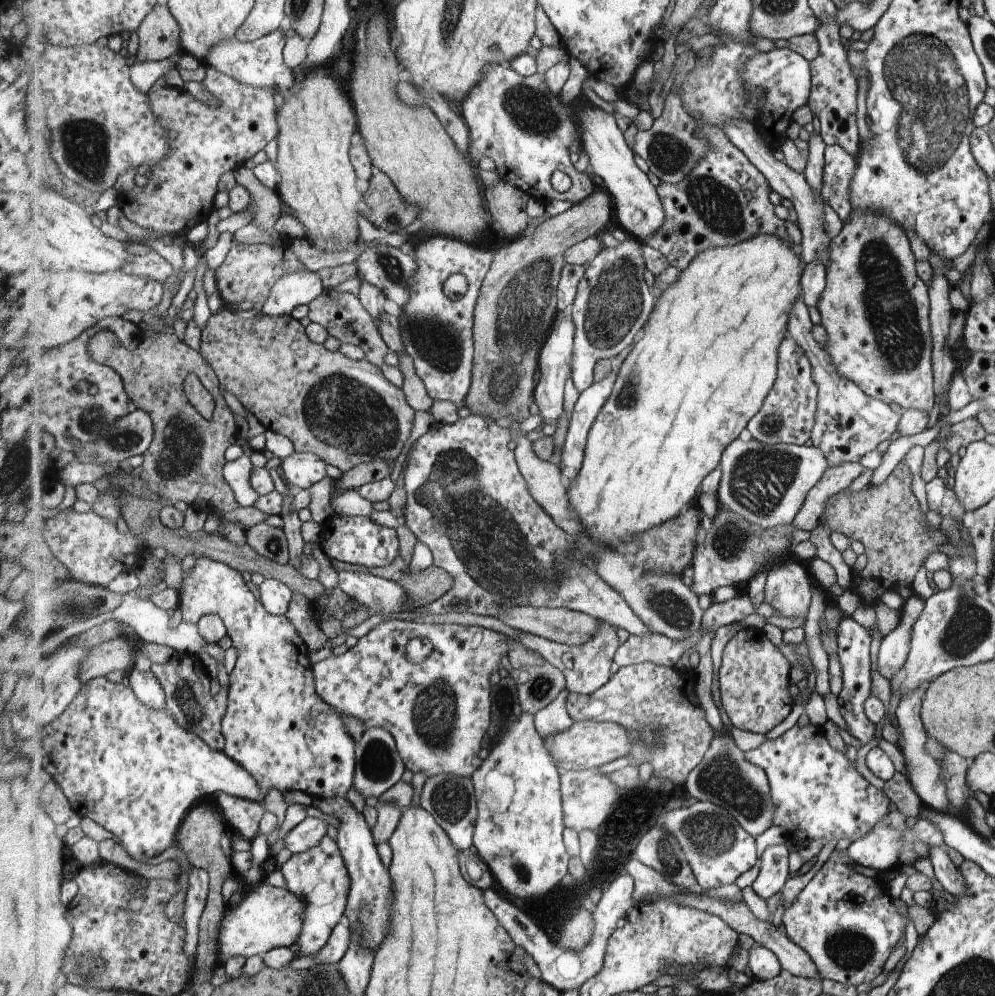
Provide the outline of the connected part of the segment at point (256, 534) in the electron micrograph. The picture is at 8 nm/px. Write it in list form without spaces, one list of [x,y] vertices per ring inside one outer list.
[[[261,523],[252,526],[245,532],[245,535],[246,542],[259,551],[261,556],[285,565],[286,569],[289,568],[290,548],[283,528],[275,528],[269,524]]]

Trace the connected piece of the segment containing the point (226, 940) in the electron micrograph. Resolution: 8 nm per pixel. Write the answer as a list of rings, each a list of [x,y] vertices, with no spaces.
[[[264,881],[252,887],[252,891],[249,890],[246,895],[242,894],[242,901],[237,908],[231,910],[228,906],[219,932],[222,955],[220,962],[225,963],[231,956],[264,955],[273,948],[291,946],[299,940],[303,932],[305,908],[307,906],[303,904],[303,900],[297,898],[288,887],[277,888]]]

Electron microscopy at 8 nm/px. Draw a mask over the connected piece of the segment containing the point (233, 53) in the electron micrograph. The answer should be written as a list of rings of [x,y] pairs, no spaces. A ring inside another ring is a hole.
[[[282,30],[260,38],[253,42],[241,42],[237,38],[223,40],[217,46],[211,48],[205,63],[208,66],[216,68],[219,72],[239,80],[245,84],[251,84],[255,88],[267,88],[274,91],[288,90],[293,88],[294,72],[285,64],[284,48],[287,44],[287,38]]]

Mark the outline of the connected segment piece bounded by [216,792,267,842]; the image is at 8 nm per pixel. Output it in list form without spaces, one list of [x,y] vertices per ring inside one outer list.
[[[225,792],[217,794],[221,812],[227,818],[228,827],[234,834],[251,842],[260,832],[260,823],[266,815],[265,804],[248,802],[241,796]]]

